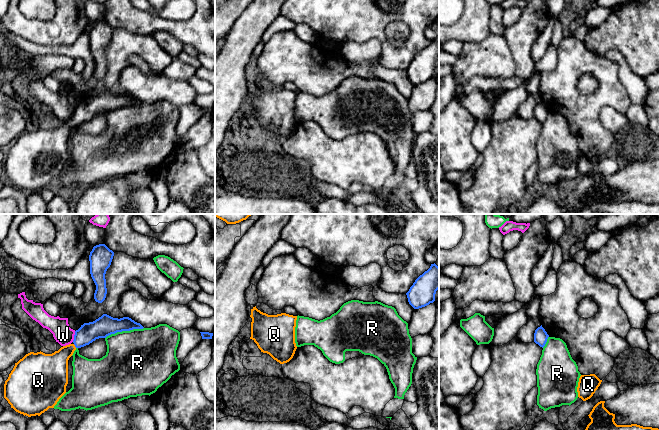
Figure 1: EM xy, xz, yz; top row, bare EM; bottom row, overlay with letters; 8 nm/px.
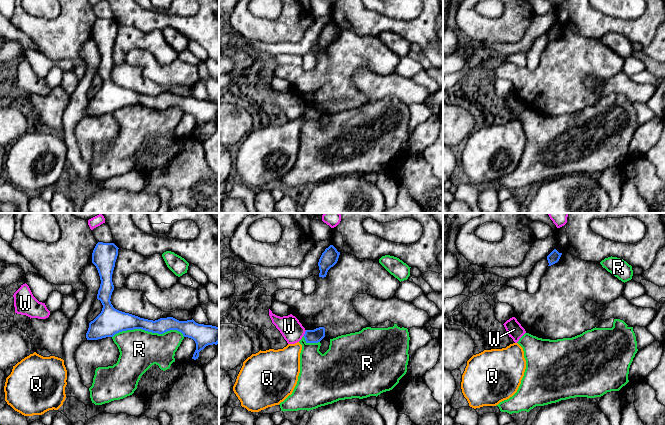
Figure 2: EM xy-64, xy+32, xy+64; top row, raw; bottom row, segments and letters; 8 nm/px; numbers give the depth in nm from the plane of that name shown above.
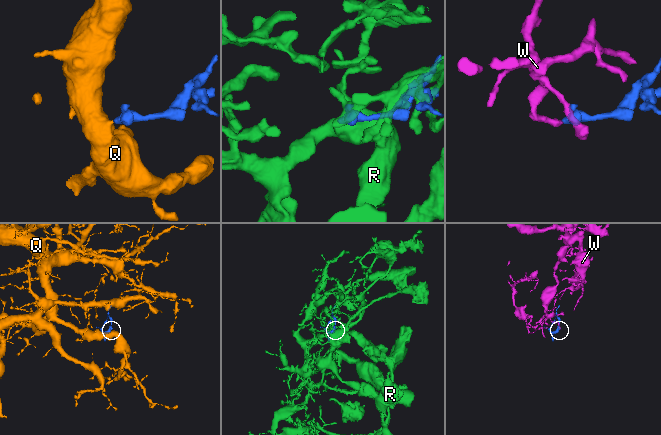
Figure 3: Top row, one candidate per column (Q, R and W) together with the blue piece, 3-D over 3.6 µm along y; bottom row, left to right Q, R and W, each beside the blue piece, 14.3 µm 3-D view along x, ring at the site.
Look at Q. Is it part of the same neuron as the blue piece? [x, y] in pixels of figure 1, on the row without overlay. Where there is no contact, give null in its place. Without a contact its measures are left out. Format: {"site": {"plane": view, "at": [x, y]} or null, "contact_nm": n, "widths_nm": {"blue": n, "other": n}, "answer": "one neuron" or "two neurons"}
{"site": {"plane": "xy", "at": [75, 122]}, "contact_nm": 40, "widths_nm": {"blue": 160, "other": 240}, "answer": "one neuron"}

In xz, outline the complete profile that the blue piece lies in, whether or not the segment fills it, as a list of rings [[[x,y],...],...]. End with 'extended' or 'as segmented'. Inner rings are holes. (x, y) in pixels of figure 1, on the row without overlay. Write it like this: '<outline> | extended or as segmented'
[[[434,39],[420,51],[406,69],[409,80],[419,85],[435,77],[439,65],[439,43]]] | as segmented

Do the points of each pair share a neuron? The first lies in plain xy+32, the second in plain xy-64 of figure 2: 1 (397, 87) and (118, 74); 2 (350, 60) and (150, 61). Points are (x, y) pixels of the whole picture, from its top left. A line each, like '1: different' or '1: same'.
1: same
2: different

